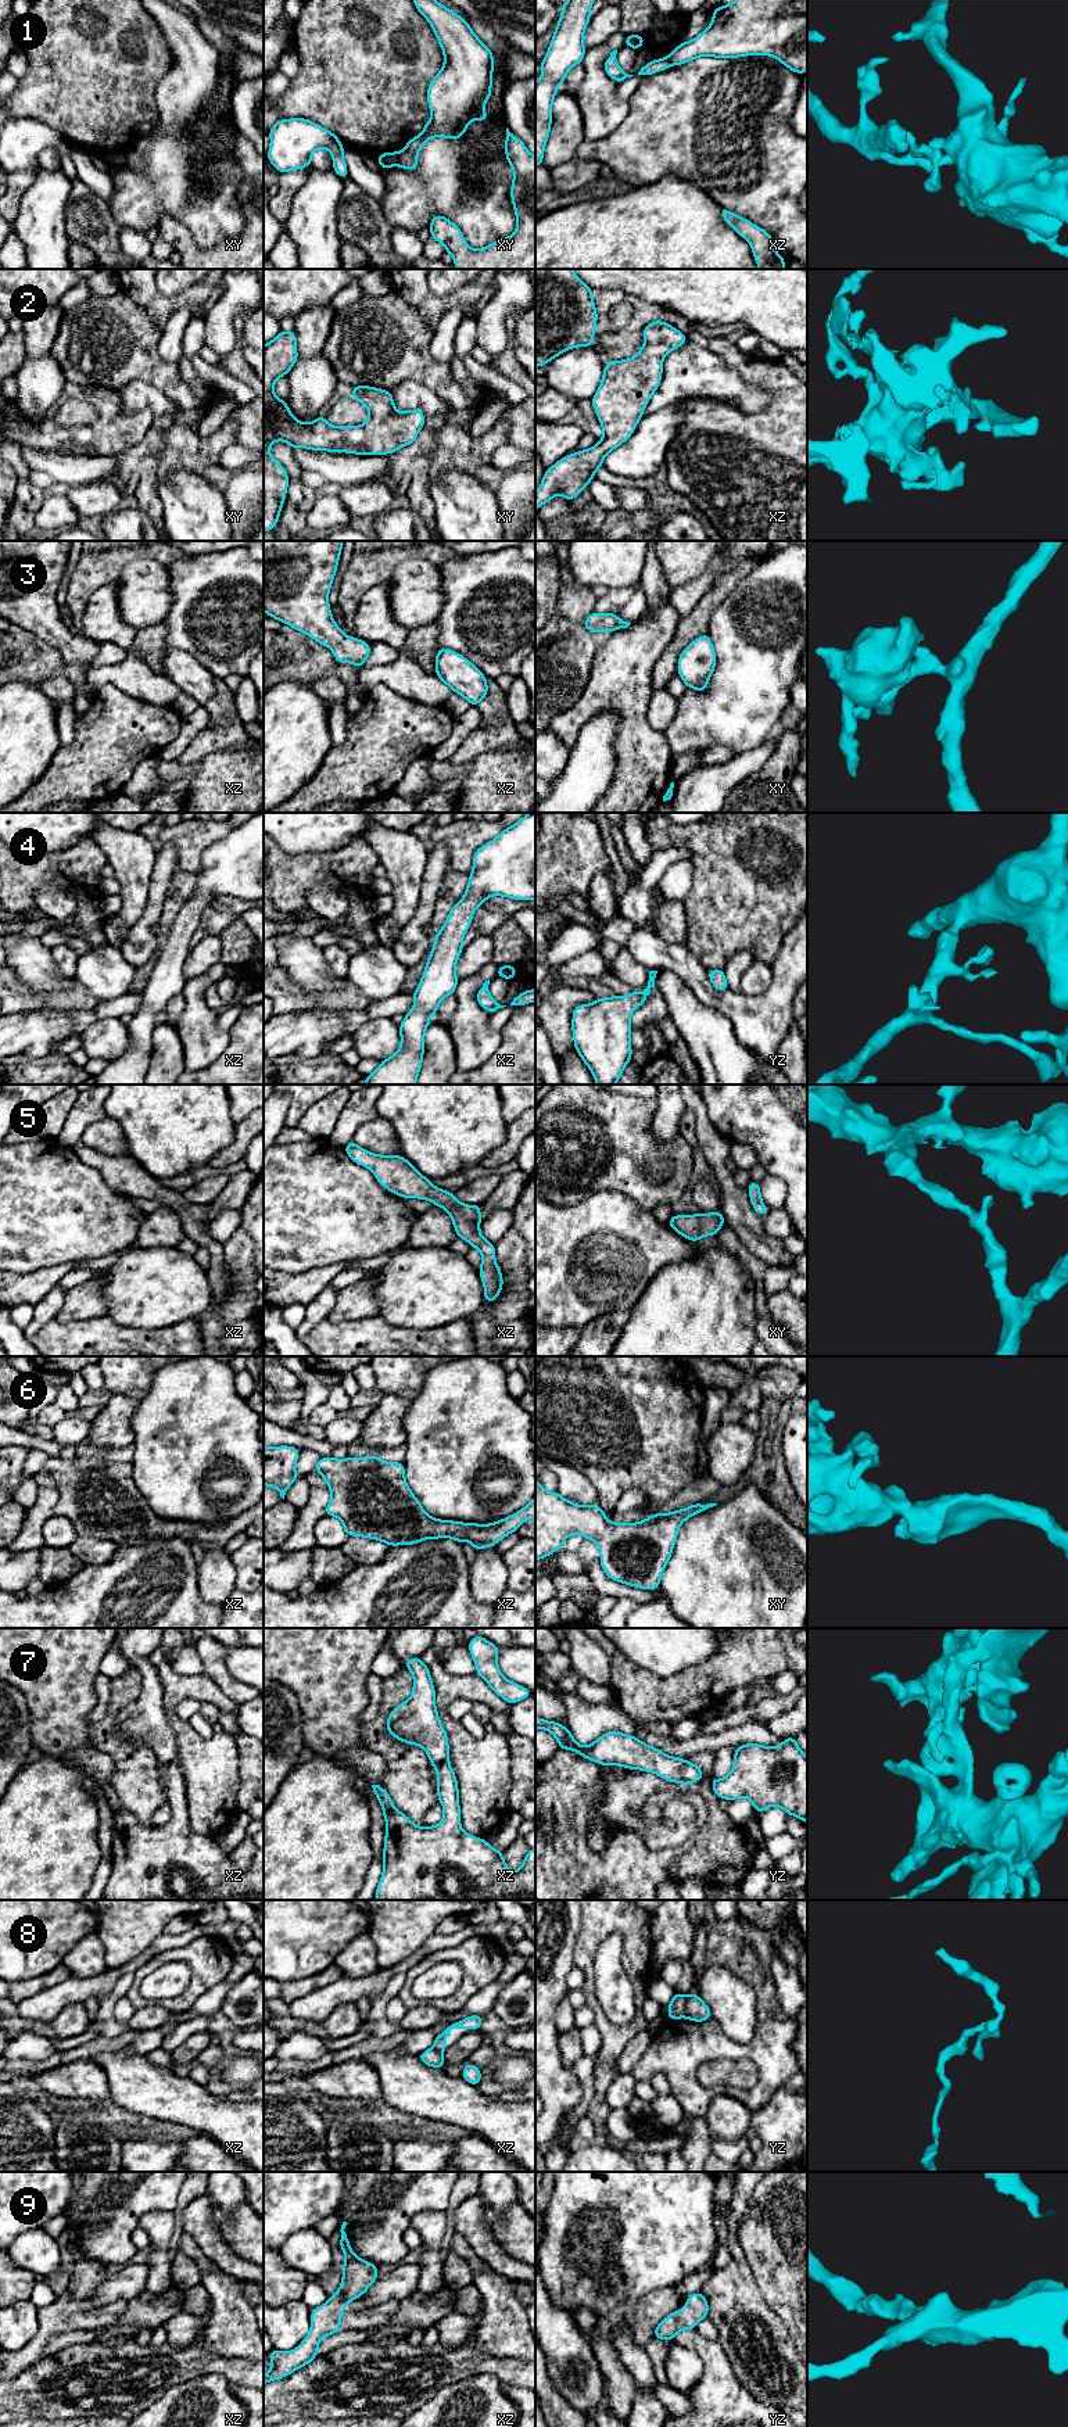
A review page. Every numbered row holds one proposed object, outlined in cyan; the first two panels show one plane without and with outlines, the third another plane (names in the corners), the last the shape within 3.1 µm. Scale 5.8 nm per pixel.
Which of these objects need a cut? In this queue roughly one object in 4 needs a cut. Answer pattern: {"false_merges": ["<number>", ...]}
{"false_merges": ["1", "8"]}

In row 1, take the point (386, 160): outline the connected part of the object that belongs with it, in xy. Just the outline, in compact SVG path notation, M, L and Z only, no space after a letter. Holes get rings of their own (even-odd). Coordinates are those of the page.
M399 151L381 153L376 159L383 171L384 168L397 166L398 165L398 155L399 155Z

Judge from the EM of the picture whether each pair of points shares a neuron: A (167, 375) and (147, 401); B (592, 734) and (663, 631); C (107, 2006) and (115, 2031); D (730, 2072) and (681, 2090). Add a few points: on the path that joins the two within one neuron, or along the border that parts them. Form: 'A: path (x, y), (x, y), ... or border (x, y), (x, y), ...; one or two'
A: border (125, 384), (144, 380), (161, 390), (179, 408); two
B: border (620, 719), (613, 713), (599, 713), (579, 731); two
C: path (107, 2011), (107, 2022), (110, 2025); one
D: border (723, 2060), (701, 2065), (698, 2080), (703, 2089); two

